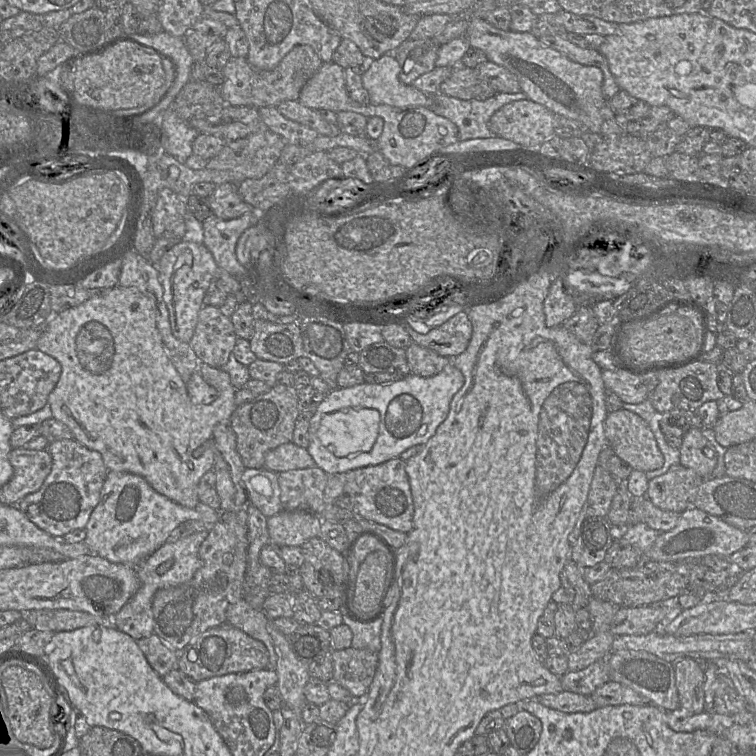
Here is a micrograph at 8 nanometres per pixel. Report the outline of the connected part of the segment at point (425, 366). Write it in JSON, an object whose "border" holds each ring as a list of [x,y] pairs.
{"border":[[[414,342],[406,349],[406,358],[410,367],[410,374],[421,377],[431,377],[443,370],[451,362],[448,357],[441,356],[435,351],[422,347]]]}

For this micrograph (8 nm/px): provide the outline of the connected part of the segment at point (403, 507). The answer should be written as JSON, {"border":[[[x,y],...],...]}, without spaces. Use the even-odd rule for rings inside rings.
{"border":[[[396,457],[382,464],[356,468],[343,473],[343,477],[344,495],[350,498],[358,515],[396,531],[408,533],[412,529],[414,506],[403,460]]]}

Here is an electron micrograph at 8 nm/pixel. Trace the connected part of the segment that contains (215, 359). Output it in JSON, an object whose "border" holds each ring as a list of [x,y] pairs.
{"border":[[[204,305],[199,312],[197,325],[189,345],[200,362],[213,368],[221,368],[228,362],[237,338],[231,319],[223,315],[219,307]]]}

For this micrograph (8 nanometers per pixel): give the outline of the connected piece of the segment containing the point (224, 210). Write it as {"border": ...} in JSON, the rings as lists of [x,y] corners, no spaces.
{"border":[[[232,183],[217,185],[212,194],[207,197],[208,206],[214,216],[222,220],[231,220],[239,218],[253,210],[241,198],[237,186]]]}

